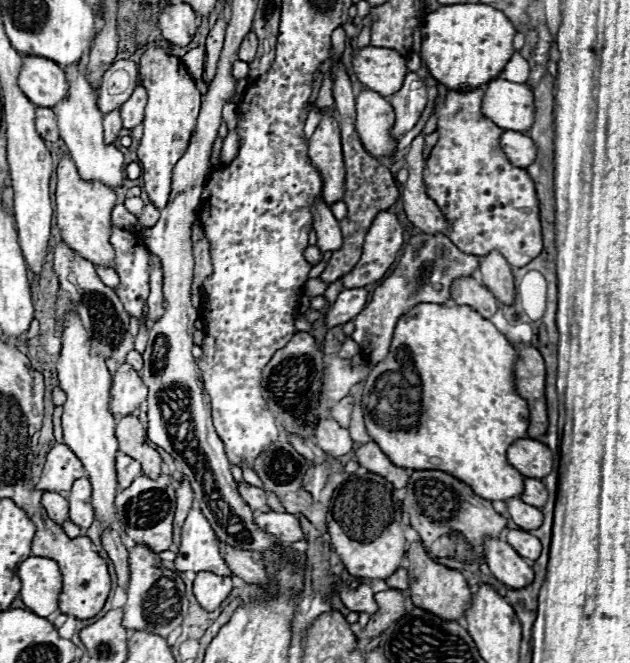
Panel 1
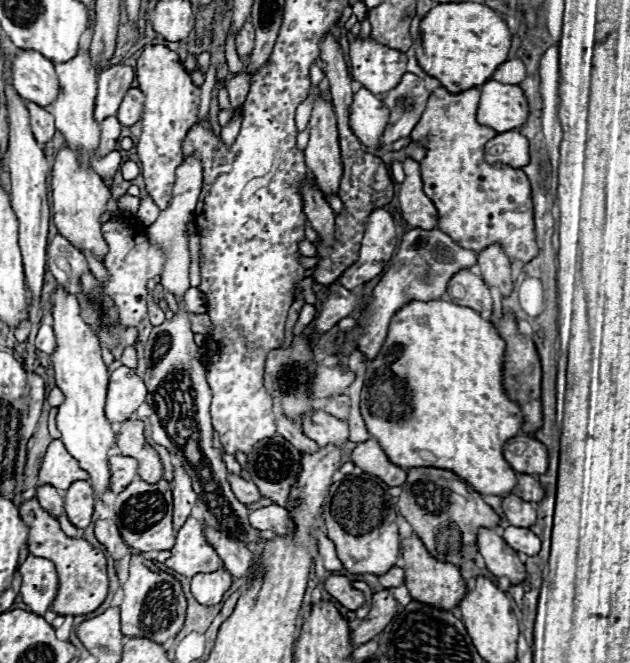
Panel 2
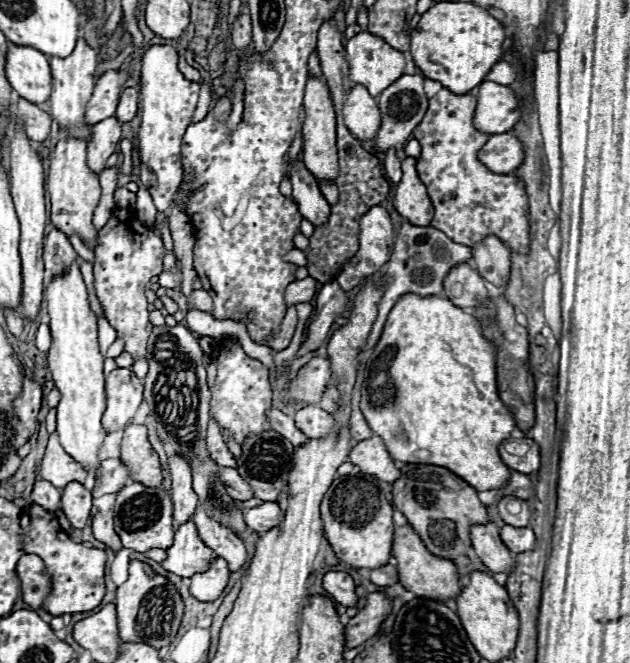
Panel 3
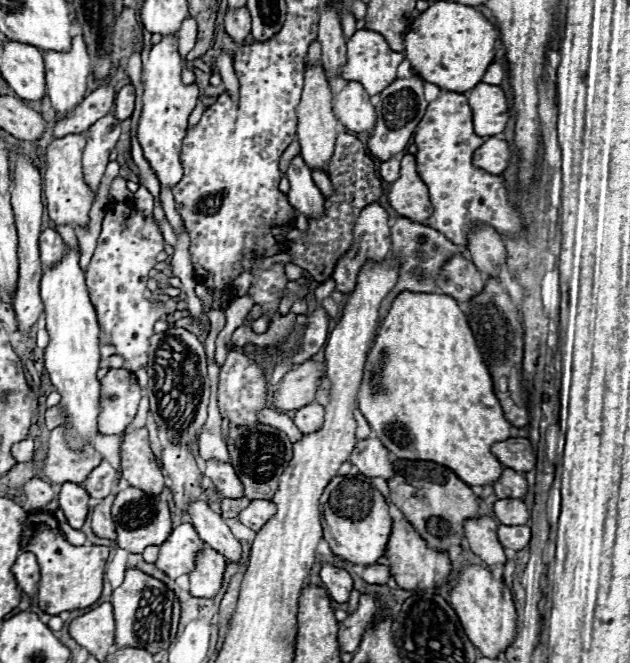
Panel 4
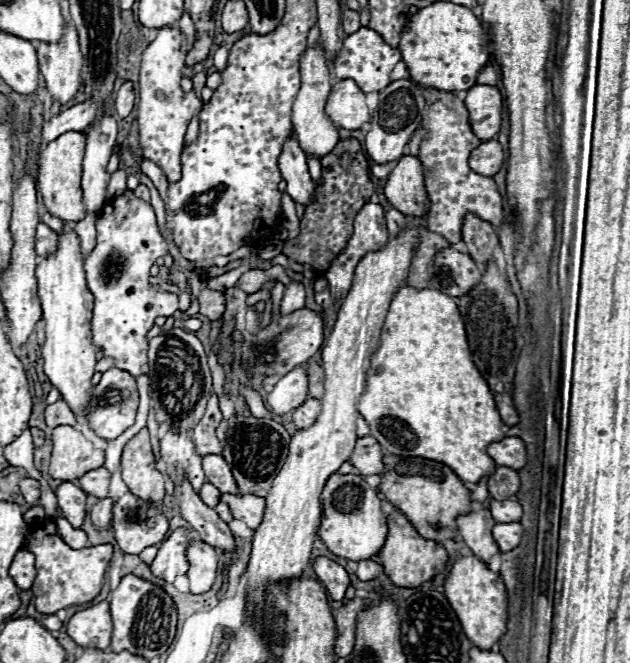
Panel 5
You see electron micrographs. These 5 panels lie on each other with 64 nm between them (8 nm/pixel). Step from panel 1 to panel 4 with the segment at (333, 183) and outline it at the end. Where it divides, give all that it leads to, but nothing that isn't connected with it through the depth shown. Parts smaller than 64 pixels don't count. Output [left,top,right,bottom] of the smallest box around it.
[296,66,338,172]

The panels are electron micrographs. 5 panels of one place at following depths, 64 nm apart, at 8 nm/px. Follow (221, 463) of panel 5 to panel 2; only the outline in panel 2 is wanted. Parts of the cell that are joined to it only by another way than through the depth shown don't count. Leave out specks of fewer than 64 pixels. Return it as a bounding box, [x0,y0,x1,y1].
[228,474,262,504]

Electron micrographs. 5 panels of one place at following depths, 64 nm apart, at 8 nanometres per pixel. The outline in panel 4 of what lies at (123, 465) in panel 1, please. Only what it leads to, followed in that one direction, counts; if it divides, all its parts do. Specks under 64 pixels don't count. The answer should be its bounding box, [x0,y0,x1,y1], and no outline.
[84,460,120,498]

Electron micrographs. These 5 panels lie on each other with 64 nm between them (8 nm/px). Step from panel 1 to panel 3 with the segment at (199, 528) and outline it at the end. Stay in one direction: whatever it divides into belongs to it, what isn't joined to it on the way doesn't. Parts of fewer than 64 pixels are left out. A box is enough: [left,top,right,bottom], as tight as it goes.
[160,520,214,578]

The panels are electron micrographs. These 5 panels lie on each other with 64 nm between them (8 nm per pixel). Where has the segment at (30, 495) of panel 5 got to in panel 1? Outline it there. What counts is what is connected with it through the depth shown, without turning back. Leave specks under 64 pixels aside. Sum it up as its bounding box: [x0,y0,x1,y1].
[42,490,68,526]

